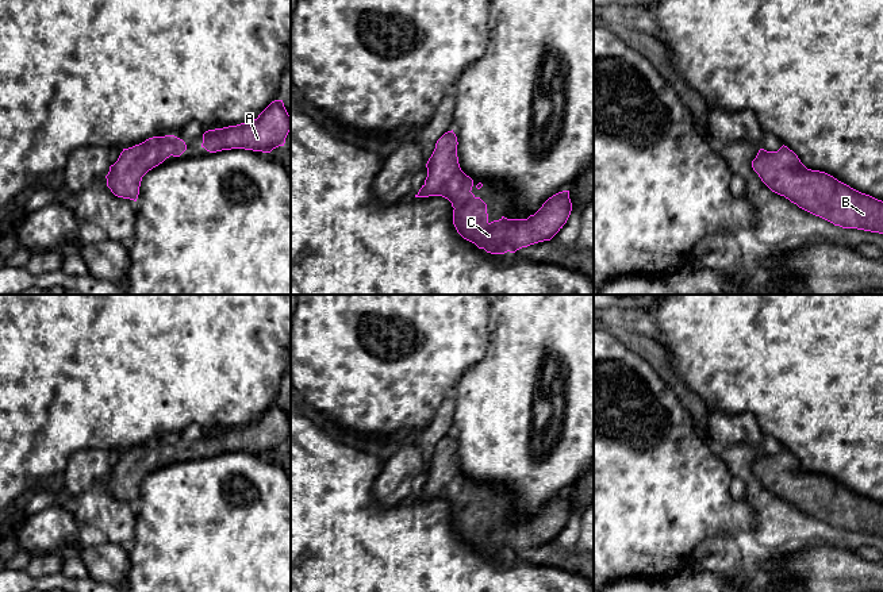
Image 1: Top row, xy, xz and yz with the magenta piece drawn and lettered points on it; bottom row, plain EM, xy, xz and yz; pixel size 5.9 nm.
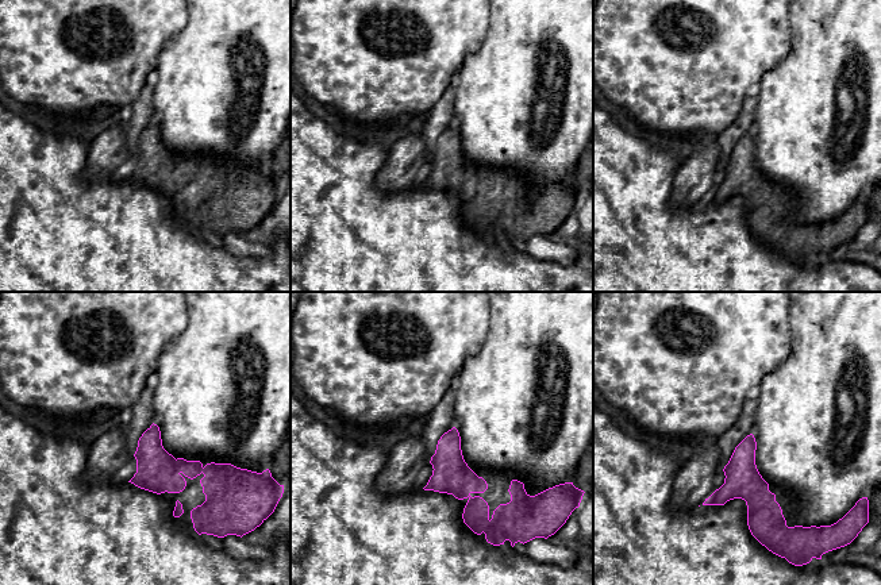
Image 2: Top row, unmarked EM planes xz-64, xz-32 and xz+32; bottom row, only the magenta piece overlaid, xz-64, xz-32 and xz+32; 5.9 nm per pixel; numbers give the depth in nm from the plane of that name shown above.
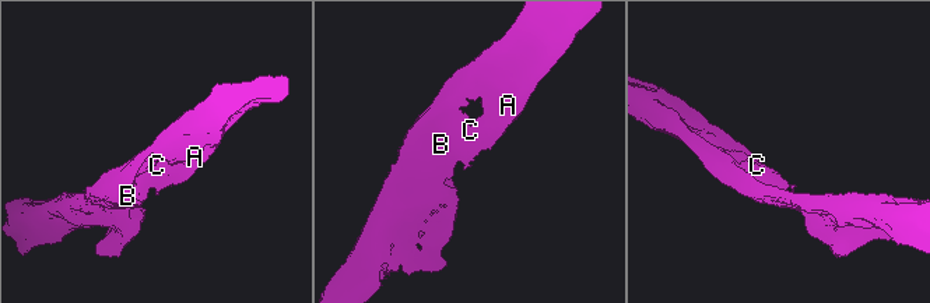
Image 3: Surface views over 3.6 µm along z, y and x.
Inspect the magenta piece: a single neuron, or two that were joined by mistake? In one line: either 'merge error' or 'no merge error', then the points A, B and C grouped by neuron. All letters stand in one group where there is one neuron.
no merge error; A B C

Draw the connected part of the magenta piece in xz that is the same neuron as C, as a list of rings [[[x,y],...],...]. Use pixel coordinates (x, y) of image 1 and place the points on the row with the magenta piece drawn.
[[[453,130],[437,141],[426,164],[427,177],[415,197],[442,196],[448,199],[454,208],[453,224],[464,239],[487,253],[504,254],[550,241],[563,228],[572,211],[569,191],[549,197],[527,219],[502,216],[490,223],[487,204],[471,192],[473,180],[460,168],[457,145]]]

